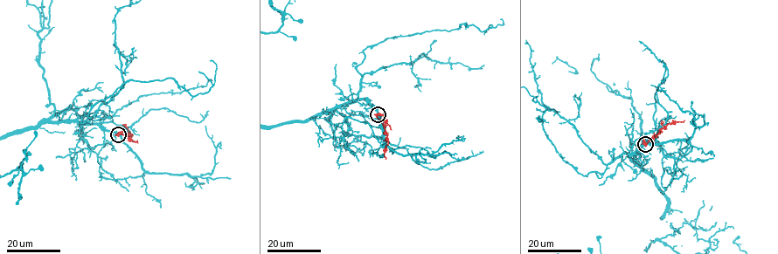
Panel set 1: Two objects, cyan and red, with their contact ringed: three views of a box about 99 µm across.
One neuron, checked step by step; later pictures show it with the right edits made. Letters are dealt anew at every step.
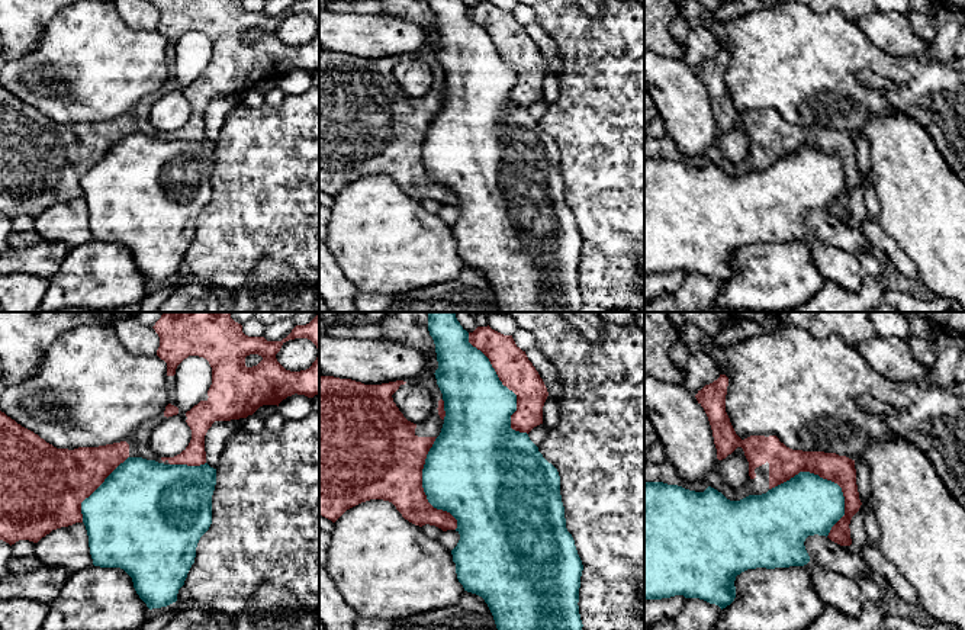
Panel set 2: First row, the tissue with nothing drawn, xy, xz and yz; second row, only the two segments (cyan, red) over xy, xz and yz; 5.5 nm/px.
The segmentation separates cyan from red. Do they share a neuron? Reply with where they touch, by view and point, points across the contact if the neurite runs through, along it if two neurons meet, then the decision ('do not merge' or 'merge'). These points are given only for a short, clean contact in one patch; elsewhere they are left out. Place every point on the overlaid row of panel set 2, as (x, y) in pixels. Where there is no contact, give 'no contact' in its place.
contact yz (817, 475); do not merge

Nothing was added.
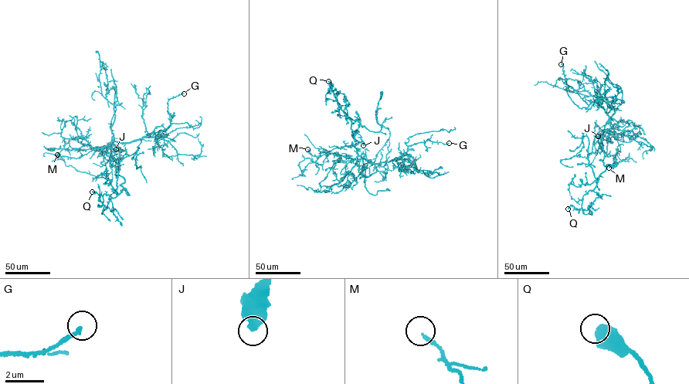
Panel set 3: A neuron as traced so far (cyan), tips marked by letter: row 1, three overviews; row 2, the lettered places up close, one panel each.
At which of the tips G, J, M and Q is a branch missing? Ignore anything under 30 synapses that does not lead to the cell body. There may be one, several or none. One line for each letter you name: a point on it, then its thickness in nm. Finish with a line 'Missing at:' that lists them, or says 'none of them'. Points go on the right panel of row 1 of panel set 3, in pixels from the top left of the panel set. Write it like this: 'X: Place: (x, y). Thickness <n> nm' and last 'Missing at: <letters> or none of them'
Missing at: none of them

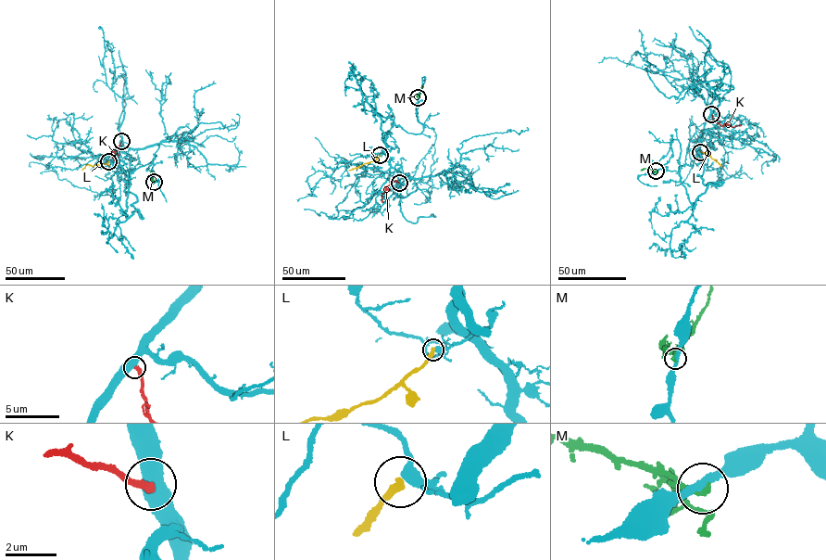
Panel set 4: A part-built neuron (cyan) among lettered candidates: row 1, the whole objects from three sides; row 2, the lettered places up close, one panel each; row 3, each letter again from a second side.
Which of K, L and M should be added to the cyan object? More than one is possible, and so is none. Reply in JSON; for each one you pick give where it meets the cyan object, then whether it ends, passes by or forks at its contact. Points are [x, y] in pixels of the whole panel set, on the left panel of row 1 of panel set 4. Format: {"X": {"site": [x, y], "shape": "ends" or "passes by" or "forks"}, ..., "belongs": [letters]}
{"K": {"site": [121, 141], "shape": "ends"}, "belongs": ["K"]}

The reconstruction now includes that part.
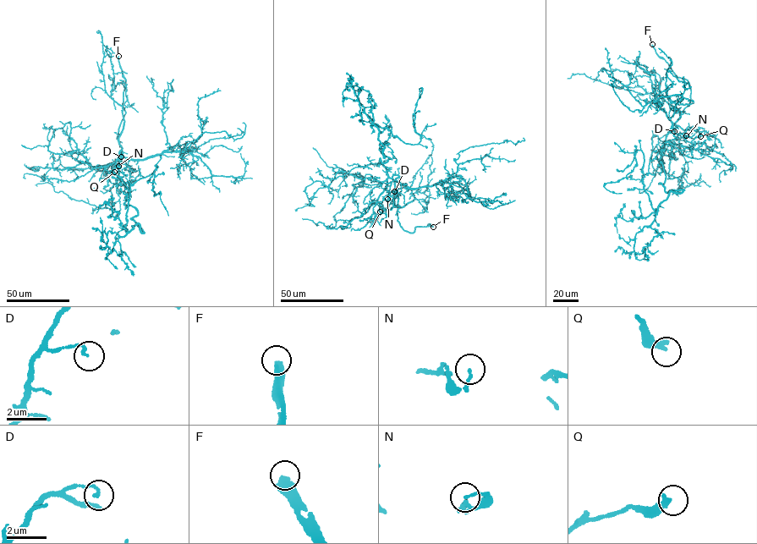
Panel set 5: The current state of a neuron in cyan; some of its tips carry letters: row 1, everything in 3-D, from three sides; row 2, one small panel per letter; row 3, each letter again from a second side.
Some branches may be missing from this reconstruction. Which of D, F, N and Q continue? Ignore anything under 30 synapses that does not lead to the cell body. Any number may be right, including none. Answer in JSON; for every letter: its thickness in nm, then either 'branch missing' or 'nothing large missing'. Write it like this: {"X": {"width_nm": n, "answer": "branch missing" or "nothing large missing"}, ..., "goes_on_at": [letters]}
{"D": {"width_nm": 130, "answer": "nothing large missing"}, "F": {"width_nm": 440, "answer": "branch missing"}, "N": {"width_nm": 120, "answer": "nothing large missing"}, "Q": {"width_nm": 280, "answer": "nothing large missing"}, "goes_on_at": ["F"]}

